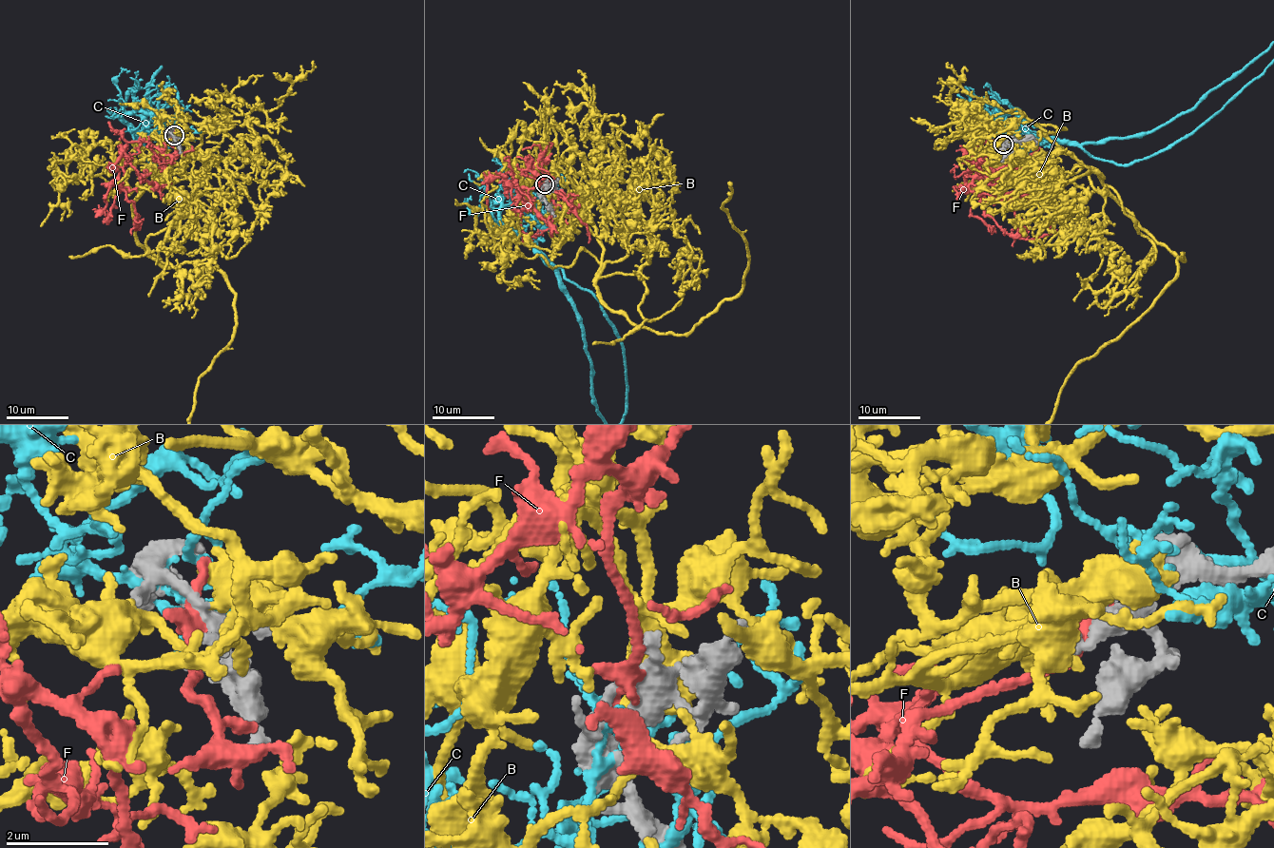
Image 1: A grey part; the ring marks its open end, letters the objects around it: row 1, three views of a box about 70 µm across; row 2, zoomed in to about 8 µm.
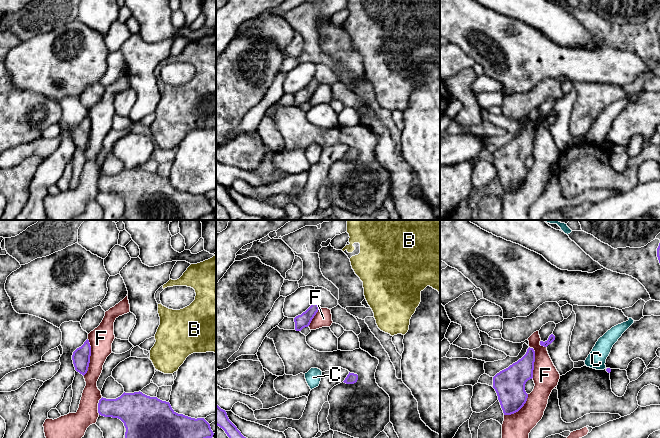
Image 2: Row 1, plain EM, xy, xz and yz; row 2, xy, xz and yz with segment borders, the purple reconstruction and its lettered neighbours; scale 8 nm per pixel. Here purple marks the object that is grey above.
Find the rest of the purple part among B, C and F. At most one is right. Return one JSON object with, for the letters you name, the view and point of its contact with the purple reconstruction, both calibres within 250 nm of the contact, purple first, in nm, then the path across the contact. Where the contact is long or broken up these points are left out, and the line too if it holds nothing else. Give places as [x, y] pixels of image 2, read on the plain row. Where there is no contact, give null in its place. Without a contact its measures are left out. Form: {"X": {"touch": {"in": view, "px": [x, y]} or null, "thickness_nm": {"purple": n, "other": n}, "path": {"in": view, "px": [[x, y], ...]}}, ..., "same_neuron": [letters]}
{"B": {"touch": null}, "same_neuron": ["B"]}

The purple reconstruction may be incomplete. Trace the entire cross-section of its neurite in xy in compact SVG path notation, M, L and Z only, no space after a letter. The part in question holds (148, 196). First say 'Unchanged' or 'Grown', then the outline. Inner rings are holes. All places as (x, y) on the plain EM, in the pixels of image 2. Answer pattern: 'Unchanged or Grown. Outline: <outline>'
Unchanged. Outline: M142 168L123 169L116 175L101 174L98 189L104 193L120 195L126 204L126 220L199 220L214 209L204 194L191 194L176 189L169 178L150 173Z

